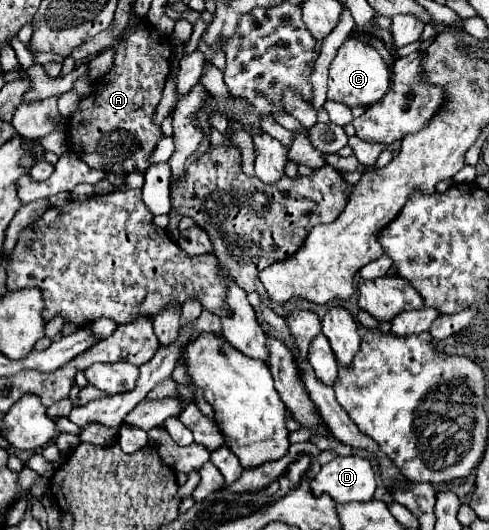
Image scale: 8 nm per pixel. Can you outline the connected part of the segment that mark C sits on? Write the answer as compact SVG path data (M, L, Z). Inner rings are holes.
M348 37L340 45L334 61L330 63L328 99L340 101L348 107L358 107L358 105L370 107L384 97L388 87L390 87L390 71L386 67L386 63L382 61L380 53L370 43L366 43L358 37Z

